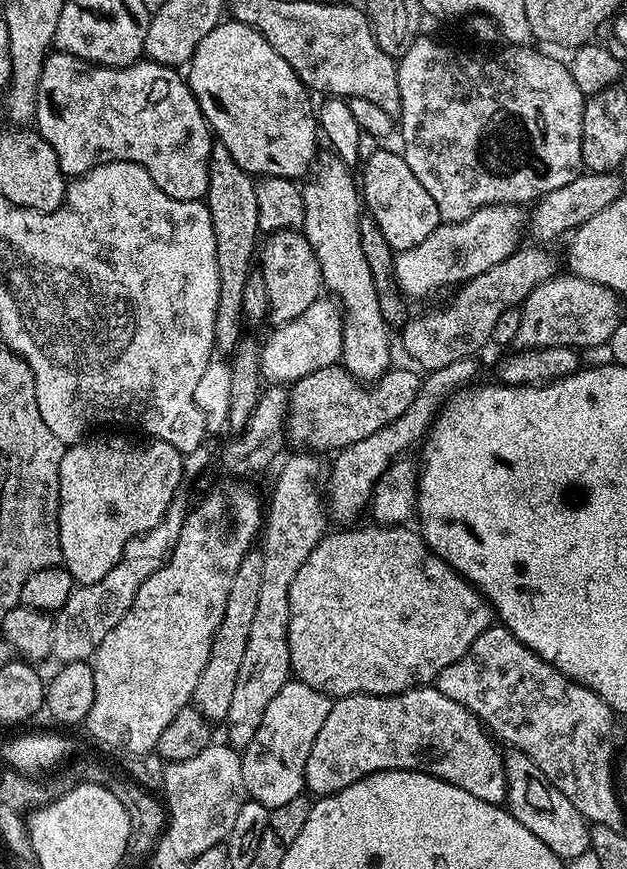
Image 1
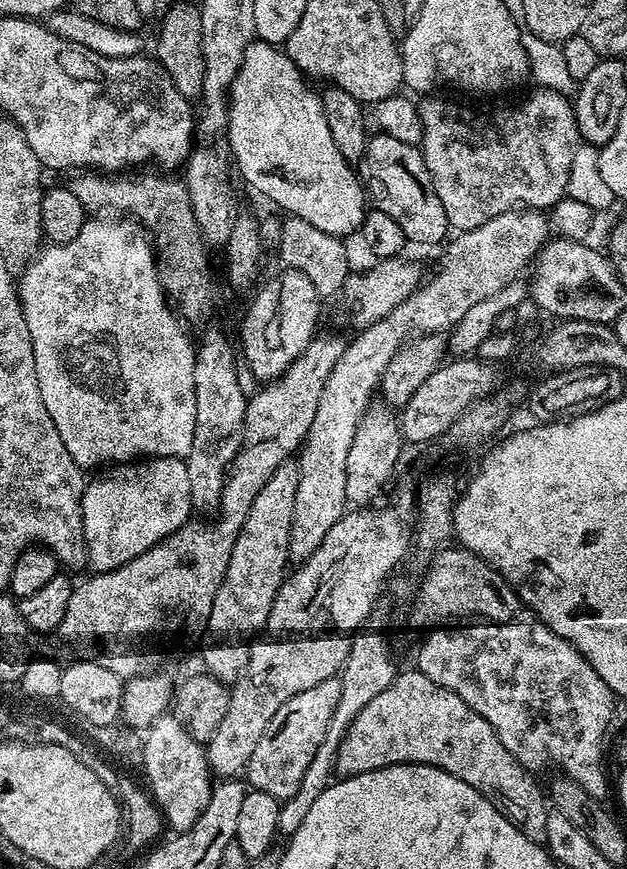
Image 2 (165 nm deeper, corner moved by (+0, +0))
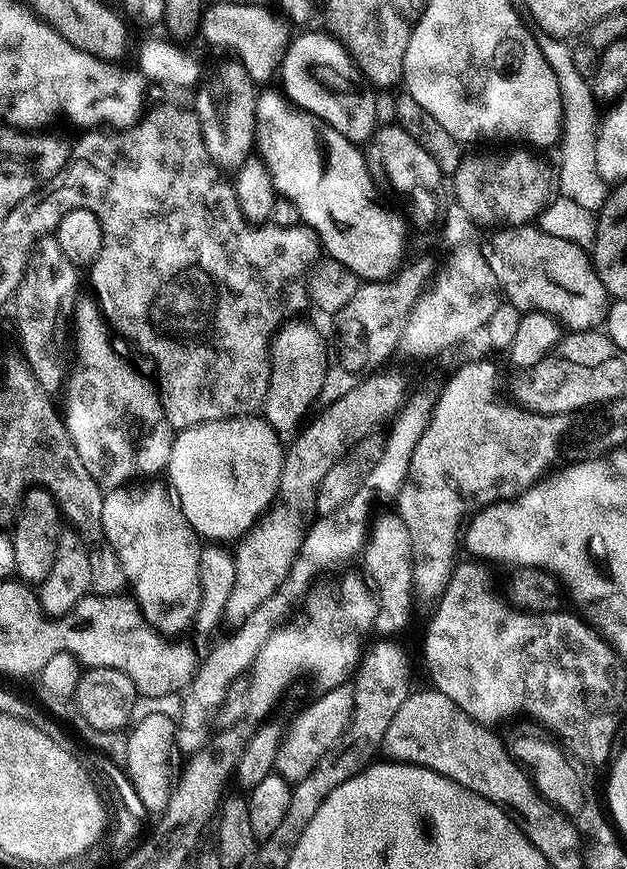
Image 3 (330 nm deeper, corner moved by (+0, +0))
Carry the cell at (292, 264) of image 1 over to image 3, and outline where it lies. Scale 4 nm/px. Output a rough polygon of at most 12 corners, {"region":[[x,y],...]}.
{"region":[[285,327],[271,347],[262,409],[295,433],[320,400],[330,359],[318,329]]}

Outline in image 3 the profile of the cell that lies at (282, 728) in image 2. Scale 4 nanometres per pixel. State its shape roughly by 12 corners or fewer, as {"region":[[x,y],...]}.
{"region":[[345,682],[321,691],[287,729],[275,771],[306,778],[352,722]]}

